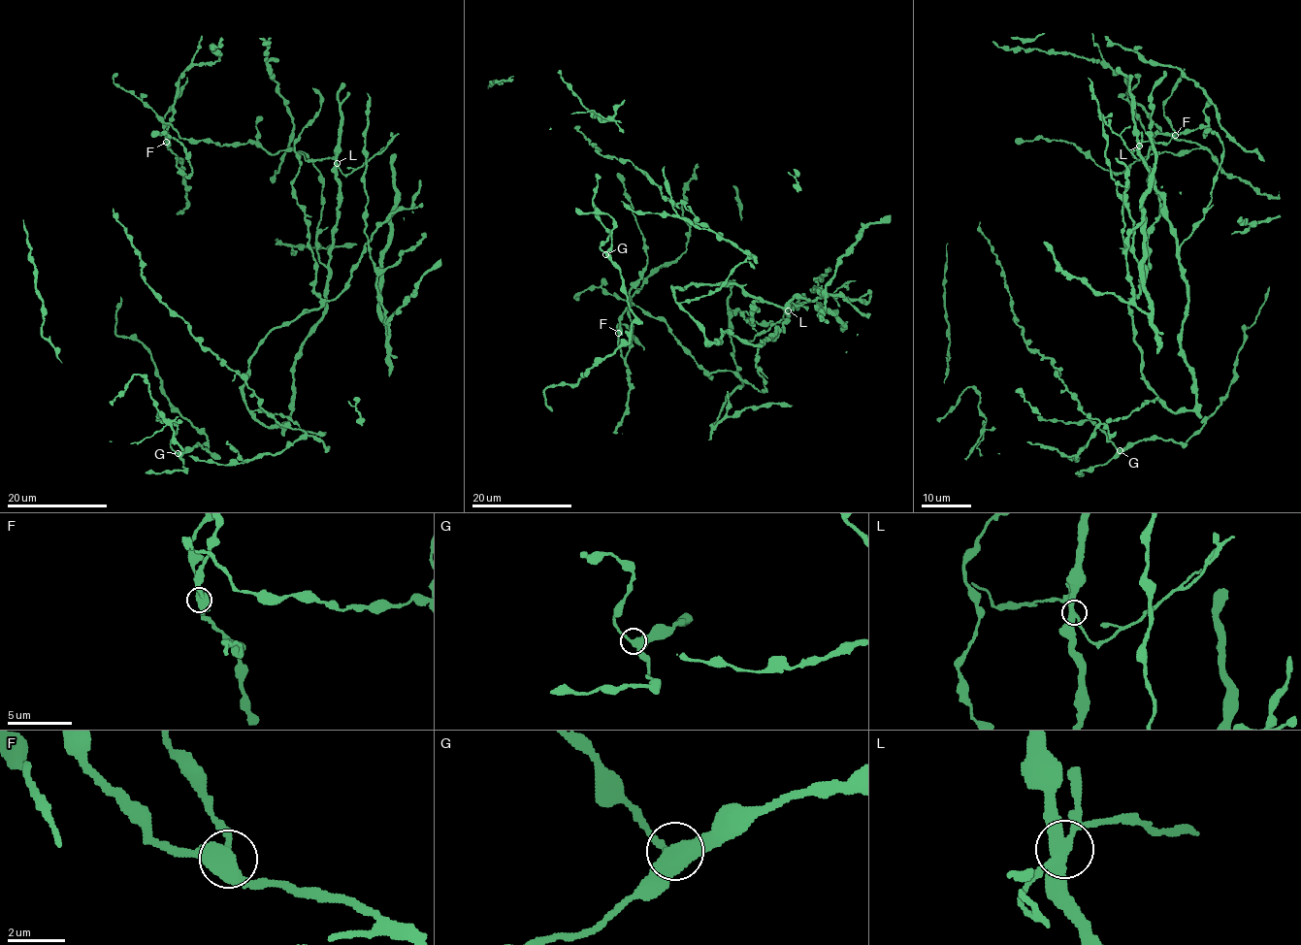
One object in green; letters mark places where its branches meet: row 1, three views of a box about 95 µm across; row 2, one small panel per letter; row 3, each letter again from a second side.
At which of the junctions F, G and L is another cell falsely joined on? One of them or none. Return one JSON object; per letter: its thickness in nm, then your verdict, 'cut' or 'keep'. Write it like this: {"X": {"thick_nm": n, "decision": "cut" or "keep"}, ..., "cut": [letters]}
{"F": {"thick_nm": 440, "decision": "keep"}, "G": {"thick_nm": 440, "decision": "keep"}, "L": {"thick_nm": 400, "decision": "cut"}, "cut": ["L"]}

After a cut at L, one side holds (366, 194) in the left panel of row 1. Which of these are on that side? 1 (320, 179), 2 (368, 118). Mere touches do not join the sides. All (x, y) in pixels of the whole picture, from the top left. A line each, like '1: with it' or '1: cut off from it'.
1: with it
2: with it

